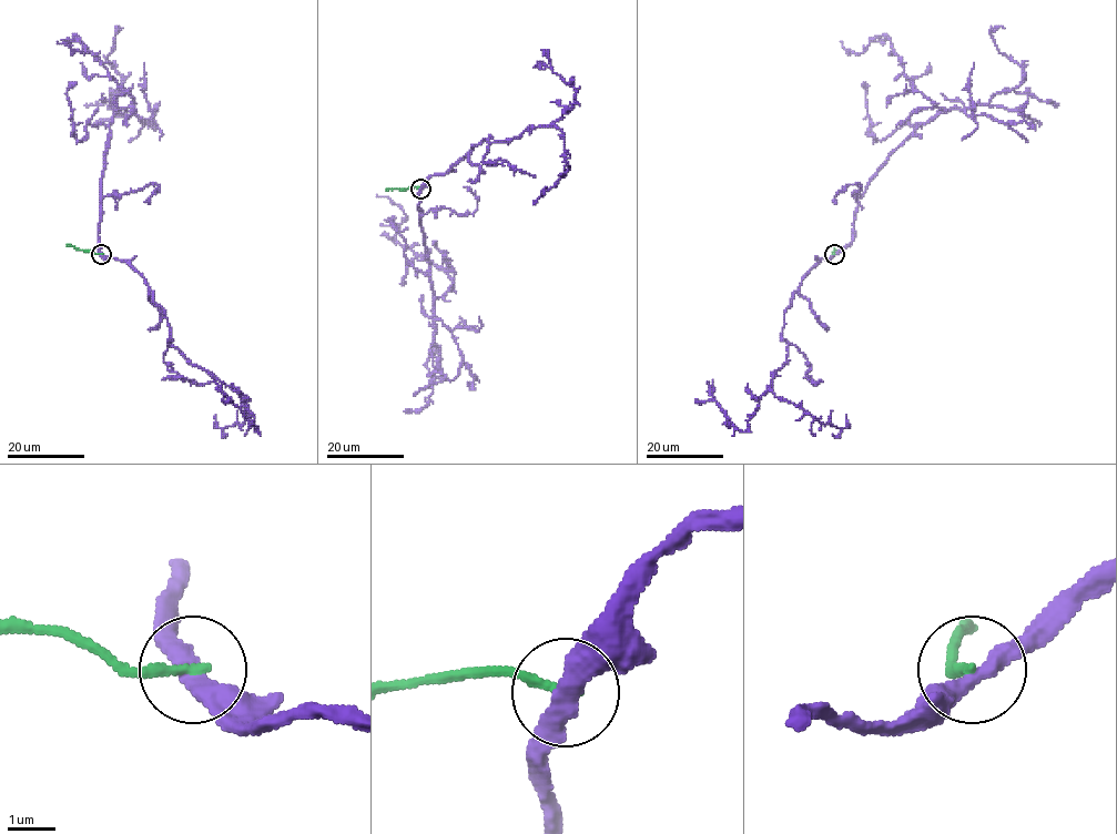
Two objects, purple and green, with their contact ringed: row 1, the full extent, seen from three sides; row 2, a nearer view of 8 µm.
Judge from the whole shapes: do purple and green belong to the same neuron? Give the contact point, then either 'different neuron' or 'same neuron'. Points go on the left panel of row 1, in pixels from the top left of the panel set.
(101, 254) | different neuron

